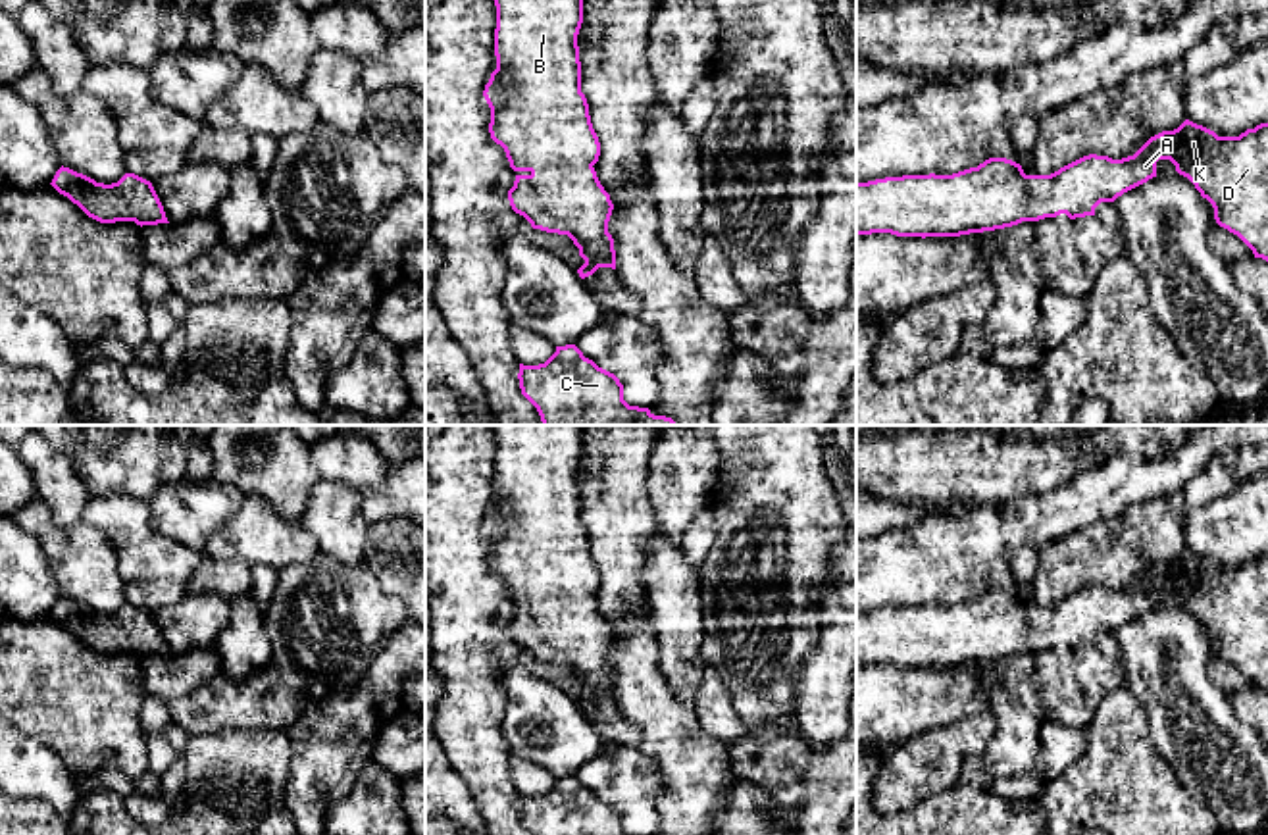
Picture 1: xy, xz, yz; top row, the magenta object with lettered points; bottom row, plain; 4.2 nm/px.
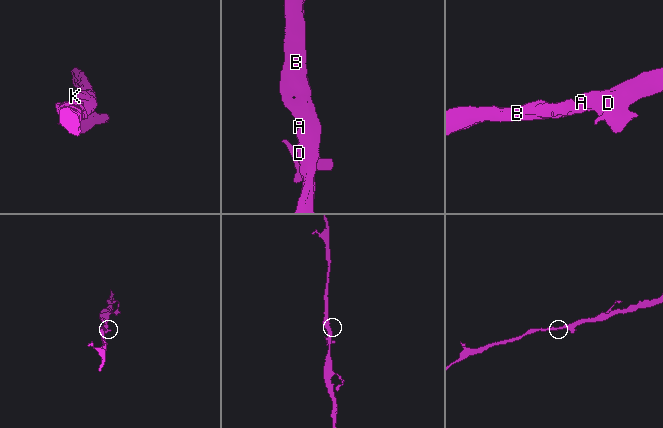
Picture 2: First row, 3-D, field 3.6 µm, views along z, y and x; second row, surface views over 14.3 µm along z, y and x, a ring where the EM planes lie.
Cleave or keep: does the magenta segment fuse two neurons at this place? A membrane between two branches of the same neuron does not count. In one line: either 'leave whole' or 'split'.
leave whole

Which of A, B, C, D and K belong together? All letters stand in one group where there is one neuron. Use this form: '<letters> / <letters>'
A B C D K

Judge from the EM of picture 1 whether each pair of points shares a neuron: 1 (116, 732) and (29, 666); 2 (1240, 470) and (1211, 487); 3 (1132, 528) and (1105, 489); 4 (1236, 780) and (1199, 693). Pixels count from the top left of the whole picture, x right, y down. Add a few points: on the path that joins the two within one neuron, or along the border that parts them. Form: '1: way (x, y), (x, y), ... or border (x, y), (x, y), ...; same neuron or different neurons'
1: way (95, 722), (50, 682); same neuron
2: way (1232, 470), (1218, 480); same neuron
3: border (1165, 493), (1134, 503), (1118, 514), (1082, 530); different neurons
4: way (1218, 759), (1199, 735), (1199, 714); same neuron

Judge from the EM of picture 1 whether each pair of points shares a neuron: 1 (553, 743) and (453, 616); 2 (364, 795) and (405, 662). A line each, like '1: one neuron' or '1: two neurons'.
1: two neurons
2: two neurons

